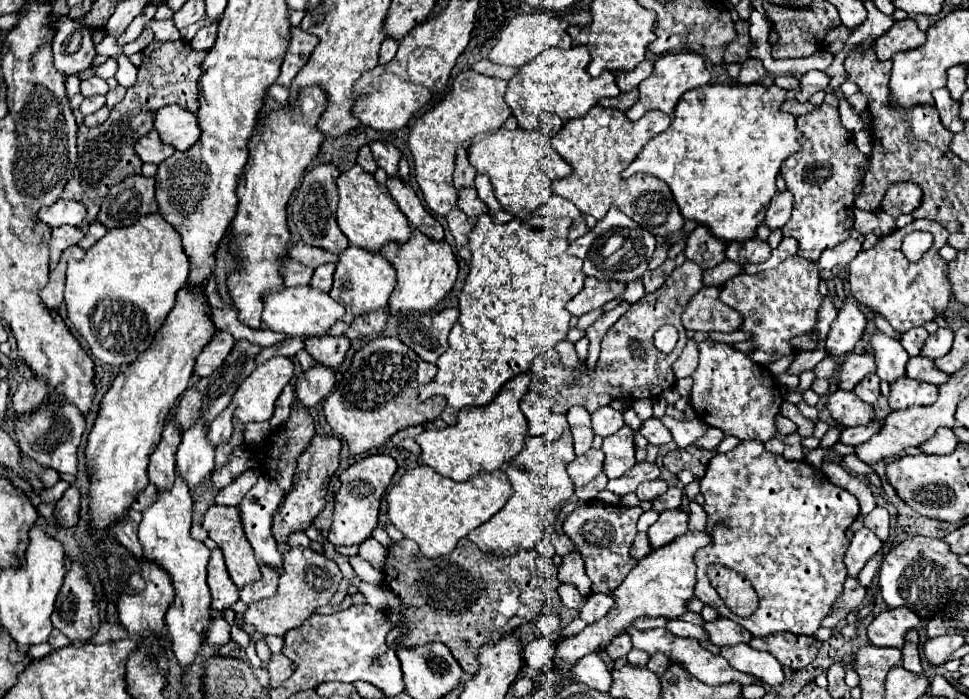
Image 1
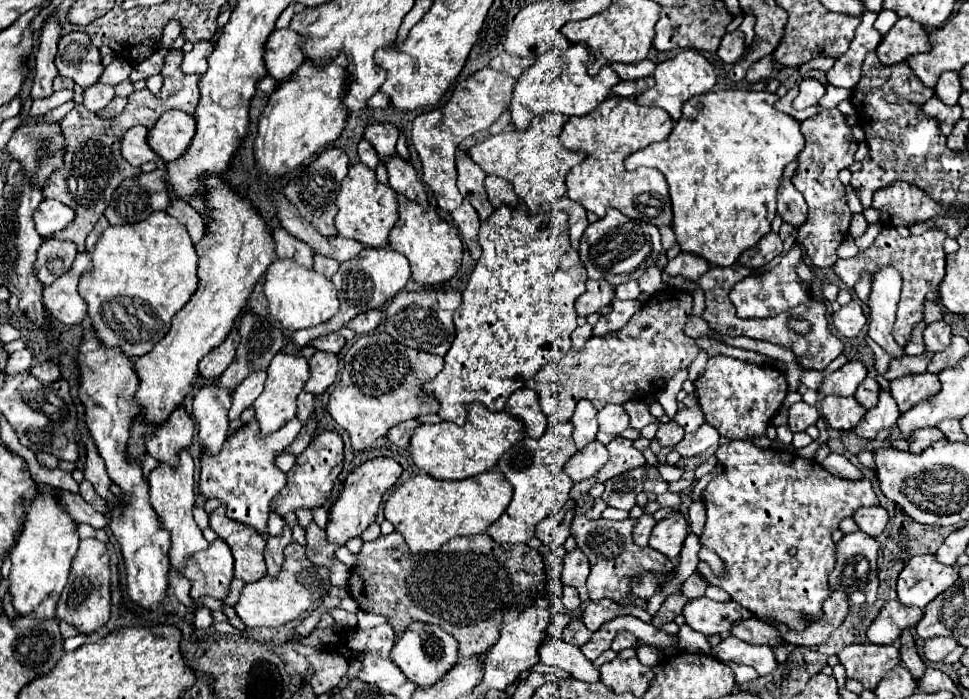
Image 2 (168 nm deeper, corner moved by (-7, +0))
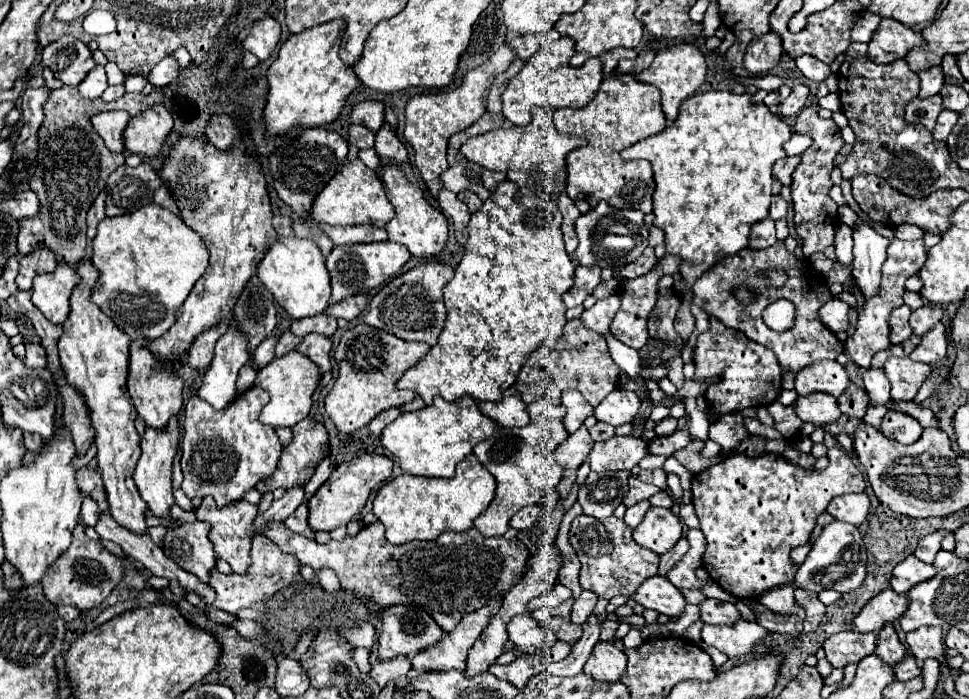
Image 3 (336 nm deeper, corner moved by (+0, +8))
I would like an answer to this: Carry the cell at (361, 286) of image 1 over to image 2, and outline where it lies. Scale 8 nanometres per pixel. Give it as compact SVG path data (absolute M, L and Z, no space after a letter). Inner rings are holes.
M363 248L357 258L343 262L339 266L337 274L333 276L333 284L335 284L335 288L339 292L339 300L341 300L341 310L339 310L339 314L335 314L335 320L329 320L327 324L319 324L315 328L305 328L305 330L295 332L291 336L291 344L295 344L297 348L305 348L315 338L337 332L339 328L343 328L351 318L359 316L361 312L383 308L387 302L391 302L405 288L409 278L411 278L411 270L409 270L409 262L403 254L399 254L391 248L381 248L381 250Z

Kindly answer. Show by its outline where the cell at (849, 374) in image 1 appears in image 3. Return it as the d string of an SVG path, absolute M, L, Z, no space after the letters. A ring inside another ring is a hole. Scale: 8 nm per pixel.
M820 360L816 364L802 368L796 374L794 382L796 382L796 392L800 394L826 392L834 398L844 394L844 390L850 386L848 372L836 360Z

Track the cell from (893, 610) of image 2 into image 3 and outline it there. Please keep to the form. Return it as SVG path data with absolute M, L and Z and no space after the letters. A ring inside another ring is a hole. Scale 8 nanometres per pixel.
M888 588L860 610L860 614L854 618L854 626L860 632L880 632L886 622L898 620L898 616L904 614L904 608L908 608L908 598Z

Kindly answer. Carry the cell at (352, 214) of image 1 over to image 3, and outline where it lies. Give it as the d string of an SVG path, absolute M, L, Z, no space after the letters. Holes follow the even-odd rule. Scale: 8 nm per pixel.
M352 160L324 186L324 190L312 202L310 216L320 224L330 226L354 226L354 224L376 224L386 226L394 218L394 208L386 198L386 192L376 176L362 160Z

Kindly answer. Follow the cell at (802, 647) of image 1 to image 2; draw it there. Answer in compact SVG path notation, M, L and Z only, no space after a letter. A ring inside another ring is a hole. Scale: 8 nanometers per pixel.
M749 618L749 620L743 620L741 624L735 624L735 628L731 630L731 636L743 640L743 642L749 642L749 644L763 644L763 646L769 646L769 648L779 648L781 644L789 646L791 650L795 646L787 644L783 640L783 636L779 634L779 630L763 620L755 620L755 618Z

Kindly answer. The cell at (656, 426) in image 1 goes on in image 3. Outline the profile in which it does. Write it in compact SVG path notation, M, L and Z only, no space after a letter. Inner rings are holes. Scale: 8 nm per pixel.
M664 418L662 422L656 424L656 434L658 436L670 436L672 432L676 432L676 420L674 418Z

